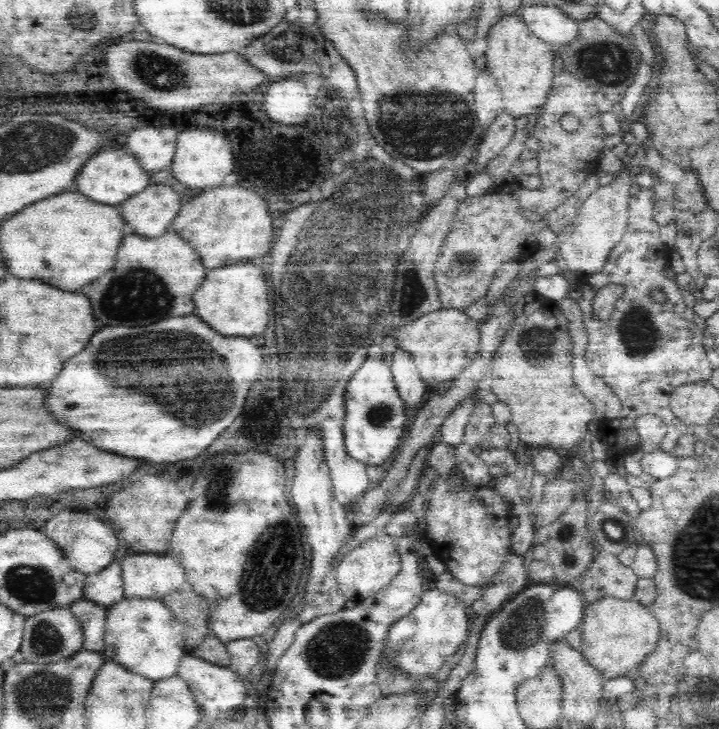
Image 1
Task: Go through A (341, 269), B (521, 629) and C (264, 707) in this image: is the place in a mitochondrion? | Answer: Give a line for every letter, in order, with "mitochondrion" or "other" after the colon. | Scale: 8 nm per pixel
A: mitochondrion
B: mitochondrion
C: other

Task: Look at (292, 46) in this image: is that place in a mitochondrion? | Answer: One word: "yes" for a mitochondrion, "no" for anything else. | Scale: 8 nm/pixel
yes

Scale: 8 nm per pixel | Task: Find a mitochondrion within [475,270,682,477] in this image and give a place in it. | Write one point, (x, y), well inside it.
(636, 331)

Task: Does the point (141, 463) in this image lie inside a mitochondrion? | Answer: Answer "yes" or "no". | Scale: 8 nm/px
no

